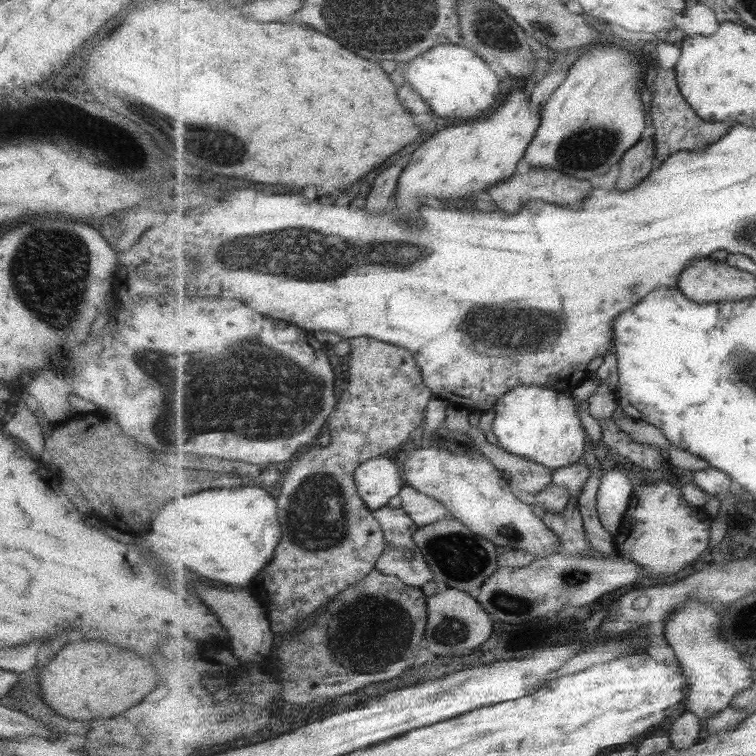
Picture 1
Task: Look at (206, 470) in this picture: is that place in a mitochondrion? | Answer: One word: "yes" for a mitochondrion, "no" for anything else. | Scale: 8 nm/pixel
no

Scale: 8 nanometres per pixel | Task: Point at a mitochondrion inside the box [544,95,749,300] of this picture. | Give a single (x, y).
(586, 150)

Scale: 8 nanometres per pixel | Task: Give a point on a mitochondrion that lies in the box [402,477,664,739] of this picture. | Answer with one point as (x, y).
(463, 556)

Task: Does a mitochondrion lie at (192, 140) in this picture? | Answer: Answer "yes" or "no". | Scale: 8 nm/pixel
yes

